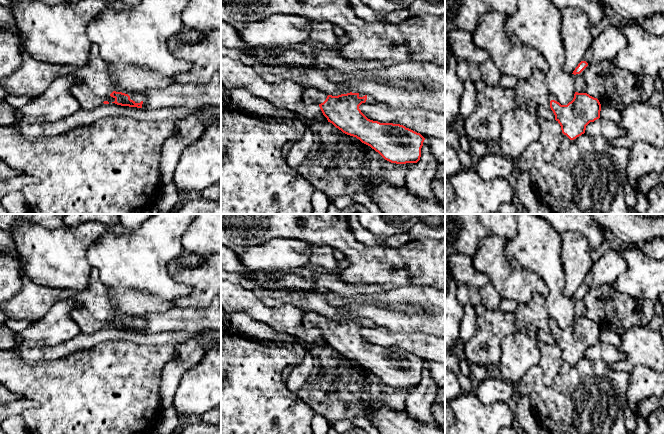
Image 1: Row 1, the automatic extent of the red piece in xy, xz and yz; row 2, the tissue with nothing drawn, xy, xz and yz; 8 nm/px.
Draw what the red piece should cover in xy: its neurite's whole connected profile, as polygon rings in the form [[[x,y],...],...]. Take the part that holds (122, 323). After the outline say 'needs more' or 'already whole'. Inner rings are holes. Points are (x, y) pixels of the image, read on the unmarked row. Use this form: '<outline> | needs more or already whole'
[[[96,268],[91,269],[89,285],[85,290],[77,291],[71,298],[77,306],[71,316],[77,322],[81,333],[92,334],[100,330],[111,320],[117,329],[142,332],[146,327],[143,318],[128,316],[113,304],[113,295],[100,280]]] | needs more

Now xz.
[[[307,311],[302,318],[306,329],[318,328],[328,346],[343,357],[356,361],[370,370],[385,384],[396,387],[417,387],[425,362],[400,348],[380,347],[368,343],[359,333],[362,327],[378,327],[364,317],[326,319]]] | needs more

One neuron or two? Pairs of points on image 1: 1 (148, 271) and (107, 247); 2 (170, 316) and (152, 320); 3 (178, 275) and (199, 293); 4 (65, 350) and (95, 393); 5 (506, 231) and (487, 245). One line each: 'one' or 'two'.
1: one
2: one
3: one
4: two
5: two

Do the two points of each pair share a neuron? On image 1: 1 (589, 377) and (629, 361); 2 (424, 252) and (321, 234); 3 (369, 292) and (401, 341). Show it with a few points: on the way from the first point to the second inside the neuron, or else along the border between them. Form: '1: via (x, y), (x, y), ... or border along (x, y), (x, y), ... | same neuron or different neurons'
1: border along (609, 365), (614, 370), (626, 371), (629, 374) | different neurons
2: via (398, 257), (361, 257), (347, 244) | same neuron
3: border along (378, 326), (387, 331), (418, 331) | different neurons

